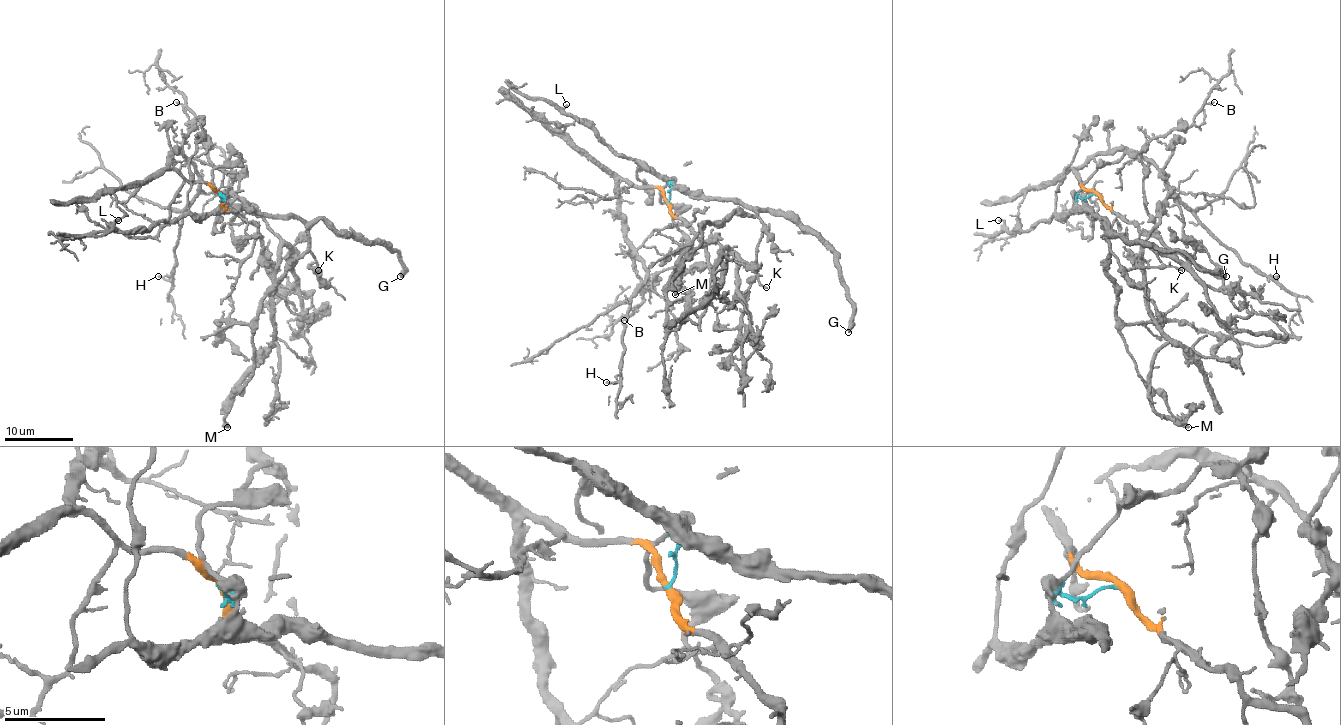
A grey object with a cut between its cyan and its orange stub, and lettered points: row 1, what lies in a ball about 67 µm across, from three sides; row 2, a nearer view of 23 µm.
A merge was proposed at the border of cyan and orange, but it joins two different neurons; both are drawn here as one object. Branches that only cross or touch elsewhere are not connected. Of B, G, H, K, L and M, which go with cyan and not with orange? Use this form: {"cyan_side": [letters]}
{"cyan_side": ["G", "K", "L", "M"]}

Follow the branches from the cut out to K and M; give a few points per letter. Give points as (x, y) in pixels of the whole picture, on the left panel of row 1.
K: (219, 195), (233, 208), (291, 215), (303, 224), (308, 251), (315, 258), (315, 267), (308, 267), (318, 270)
M: (219, 195), (233, 208), (293, 215), (308, 236), (306, 251), (263, 299), (253, 375), (233, 397), (227, 428)

